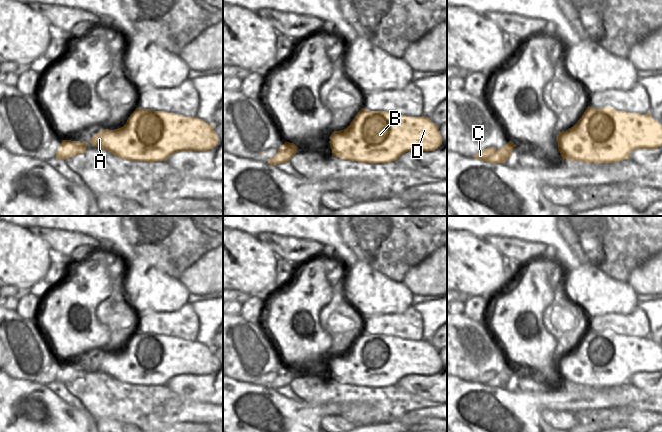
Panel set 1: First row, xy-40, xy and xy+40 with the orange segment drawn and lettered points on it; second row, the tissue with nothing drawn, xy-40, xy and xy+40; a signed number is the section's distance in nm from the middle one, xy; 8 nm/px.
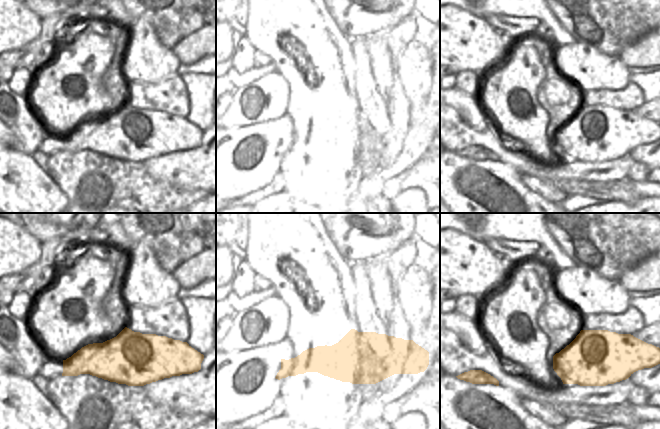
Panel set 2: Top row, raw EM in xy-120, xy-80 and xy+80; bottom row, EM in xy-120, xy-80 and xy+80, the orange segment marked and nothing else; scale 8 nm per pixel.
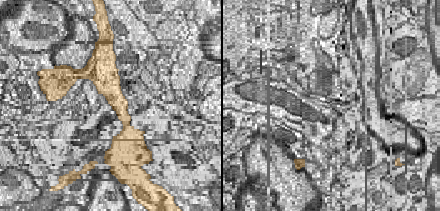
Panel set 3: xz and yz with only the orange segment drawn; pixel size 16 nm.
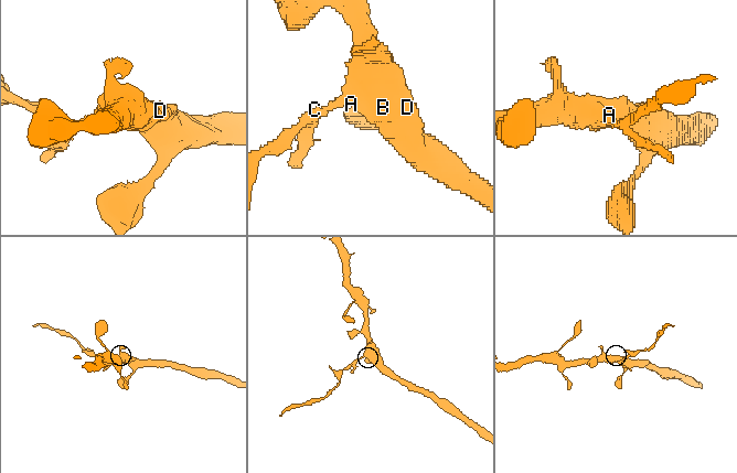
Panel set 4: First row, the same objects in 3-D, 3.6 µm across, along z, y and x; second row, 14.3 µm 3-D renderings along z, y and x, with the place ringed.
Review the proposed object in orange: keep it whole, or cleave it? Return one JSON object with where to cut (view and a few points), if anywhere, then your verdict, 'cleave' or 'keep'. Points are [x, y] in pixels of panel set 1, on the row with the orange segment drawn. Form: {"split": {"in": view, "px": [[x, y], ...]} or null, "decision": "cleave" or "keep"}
{"split": {"in": "xy+40", "px": [[495, 151], [501, 154], [500, 162]]}, "decision": "cleave"}

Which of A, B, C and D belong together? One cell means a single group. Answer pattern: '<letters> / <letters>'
A B D / C

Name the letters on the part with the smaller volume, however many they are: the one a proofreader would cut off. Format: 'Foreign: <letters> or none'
Foreign: C

